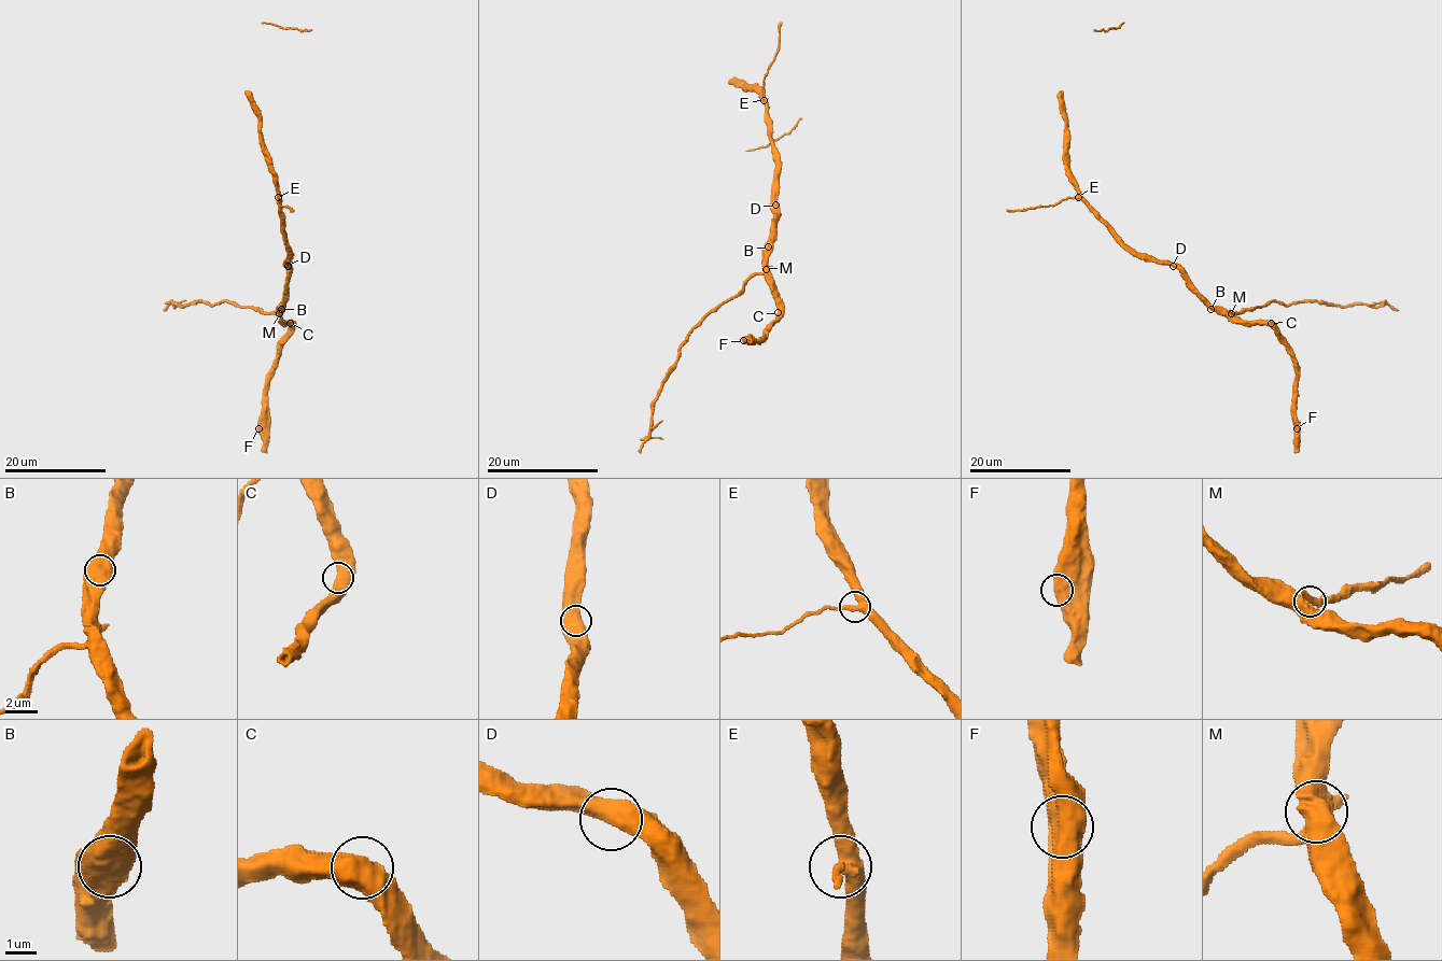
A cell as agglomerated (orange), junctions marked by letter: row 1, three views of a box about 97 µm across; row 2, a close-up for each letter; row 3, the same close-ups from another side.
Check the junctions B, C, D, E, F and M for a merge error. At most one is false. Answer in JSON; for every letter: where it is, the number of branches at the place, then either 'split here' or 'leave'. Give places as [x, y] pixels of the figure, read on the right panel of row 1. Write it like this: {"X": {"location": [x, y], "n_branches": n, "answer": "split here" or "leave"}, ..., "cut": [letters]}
{"B": {"location": [1210, 309], "n_branches": 2, "answer": "leave"}, "C": {"location": [1271, 323], "n_branches": 2, "answer": "leave"}, "D": {"location": [1173, 266], "n_branches": 2, "answer": "leave"}, "E": {"location": [1078, 197], "n_branches": 3, "answer": "leave"}, "F": {"location": [1297, 428], "n_branches": 1, "answer": "leave"}, "M": {"location": [1231, 313], "n_branches": 4, "answer": "split here"}, "cut": ["M"]}

